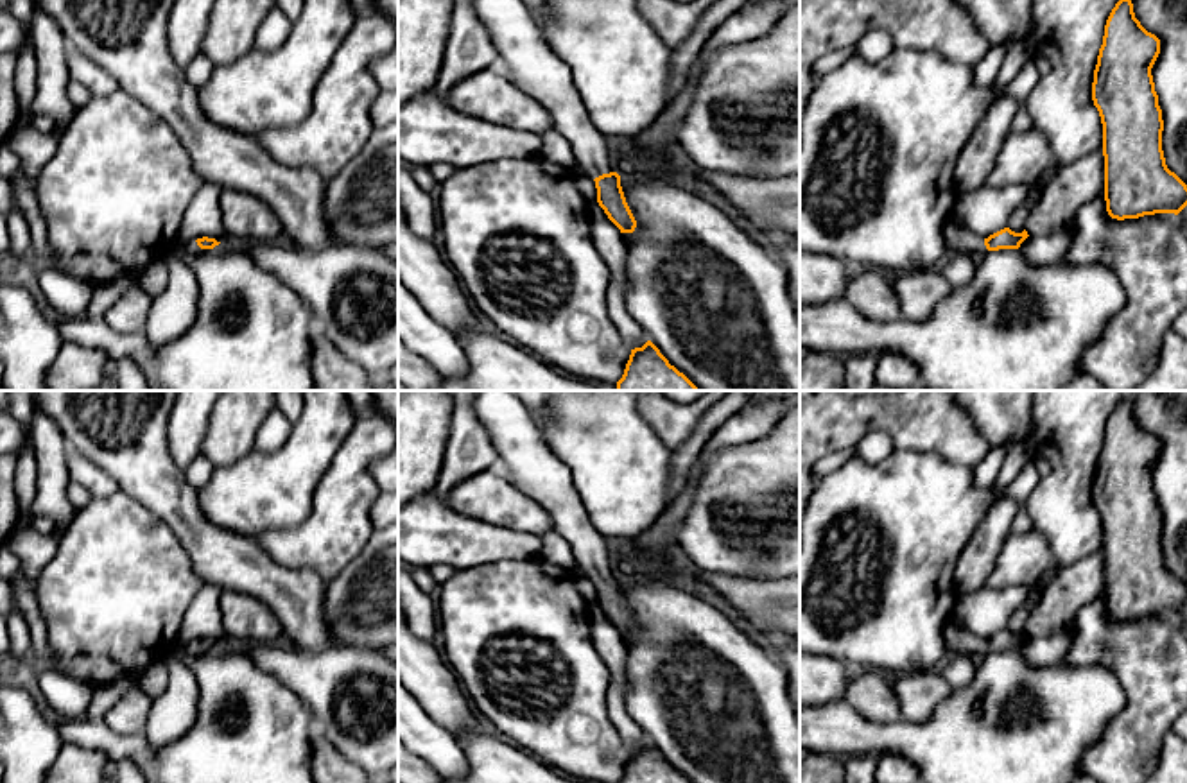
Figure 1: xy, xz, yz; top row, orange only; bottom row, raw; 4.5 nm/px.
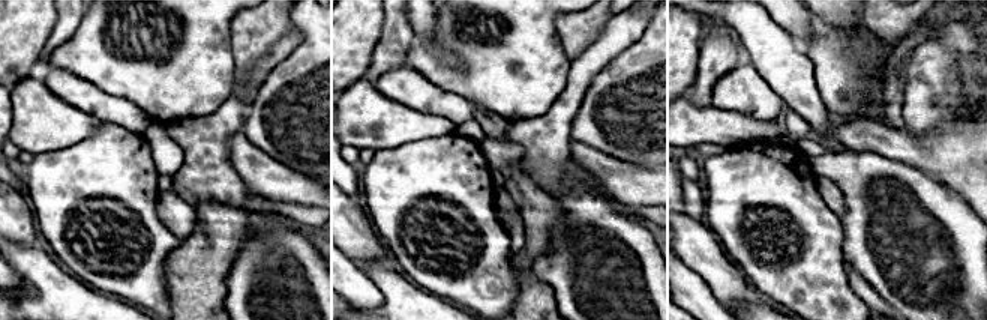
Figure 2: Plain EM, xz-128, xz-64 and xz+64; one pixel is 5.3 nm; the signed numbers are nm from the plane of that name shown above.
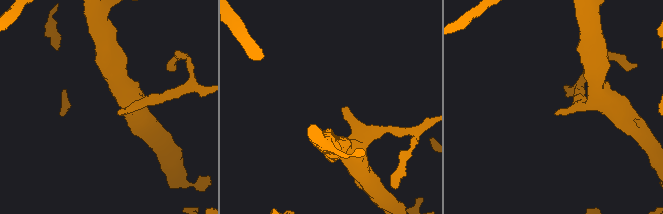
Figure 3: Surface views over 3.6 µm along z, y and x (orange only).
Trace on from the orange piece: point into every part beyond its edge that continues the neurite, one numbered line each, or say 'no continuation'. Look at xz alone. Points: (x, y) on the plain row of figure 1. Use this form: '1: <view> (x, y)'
1: xz (528, 463)

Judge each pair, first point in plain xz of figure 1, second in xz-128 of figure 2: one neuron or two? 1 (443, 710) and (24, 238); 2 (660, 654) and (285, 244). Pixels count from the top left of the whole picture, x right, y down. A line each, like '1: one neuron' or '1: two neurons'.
1: one neuron
2: one neuron

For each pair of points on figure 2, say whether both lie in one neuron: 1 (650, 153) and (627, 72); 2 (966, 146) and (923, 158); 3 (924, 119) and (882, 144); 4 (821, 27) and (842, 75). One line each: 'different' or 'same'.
1: same
2: same
3: different
4: same

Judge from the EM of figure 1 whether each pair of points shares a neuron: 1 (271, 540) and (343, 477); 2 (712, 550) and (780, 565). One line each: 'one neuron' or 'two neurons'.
1: one neuron
2: one neuron

